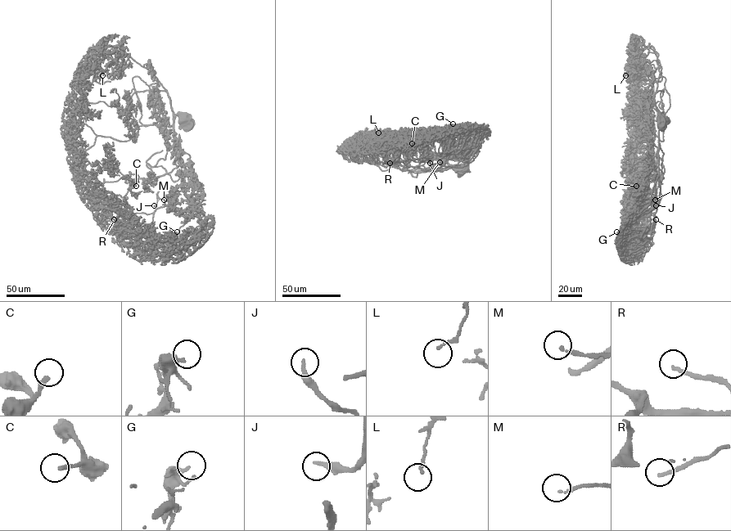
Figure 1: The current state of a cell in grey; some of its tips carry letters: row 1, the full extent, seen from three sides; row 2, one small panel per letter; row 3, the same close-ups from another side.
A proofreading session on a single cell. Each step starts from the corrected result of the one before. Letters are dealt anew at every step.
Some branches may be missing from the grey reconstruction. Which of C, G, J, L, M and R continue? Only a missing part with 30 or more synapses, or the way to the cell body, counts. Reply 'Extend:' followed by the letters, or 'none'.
Extend: J, M, R

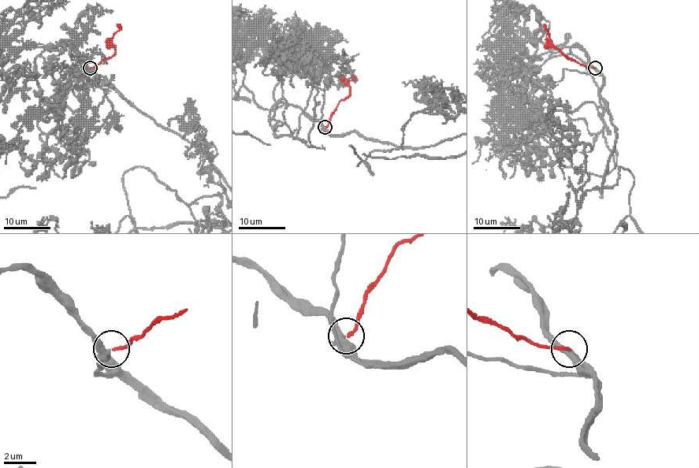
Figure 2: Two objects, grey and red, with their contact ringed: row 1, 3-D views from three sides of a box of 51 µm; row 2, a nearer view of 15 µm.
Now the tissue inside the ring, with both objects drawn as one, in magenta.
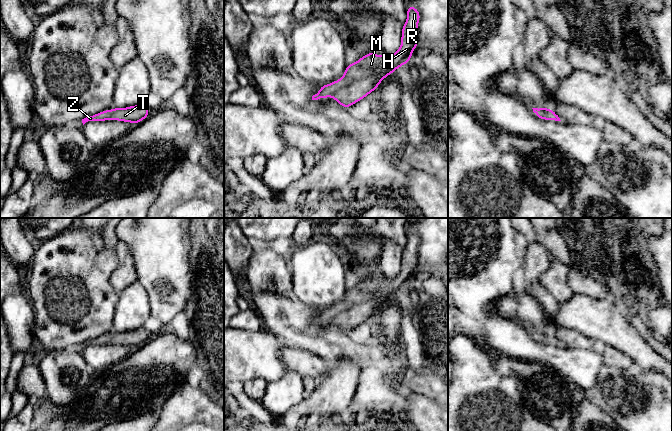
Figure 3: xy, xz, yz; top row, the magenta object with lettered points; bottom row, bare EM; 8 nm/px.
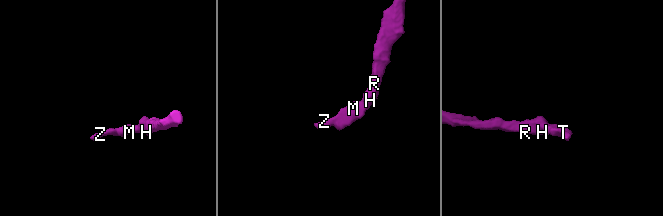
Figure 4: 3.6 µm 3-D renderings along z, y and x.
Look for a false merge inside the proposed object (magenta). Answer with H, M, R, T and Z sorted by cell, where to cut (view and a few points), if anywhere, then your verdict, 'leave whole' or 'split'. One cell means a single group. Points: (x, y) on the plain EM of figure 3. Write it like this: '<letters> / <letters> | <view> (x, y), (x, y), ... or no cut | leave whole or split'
H M R T Z | no cut | leave whole

